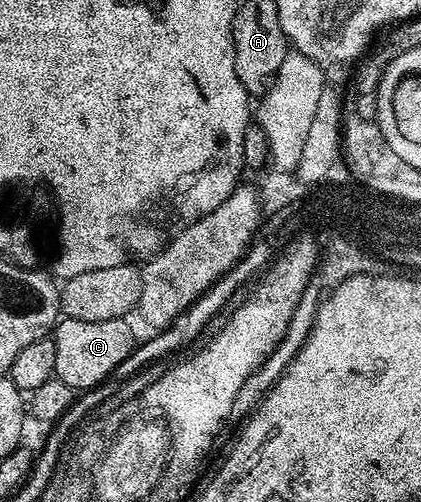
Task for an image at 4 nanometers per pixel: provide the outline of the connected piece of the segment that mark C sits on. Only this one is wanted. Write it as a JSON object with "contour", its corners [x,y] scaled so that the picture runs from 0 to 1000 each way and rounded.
{"contour":[[[154,631],[128,645],[124,673],[133,687],[135,755],[152,767],[197,783],[223,771],[240,771],[268,749],[278,729],[316,705],[323,693],[318,659],[299,645],[297,633],[266,639],[181,639]]]}

